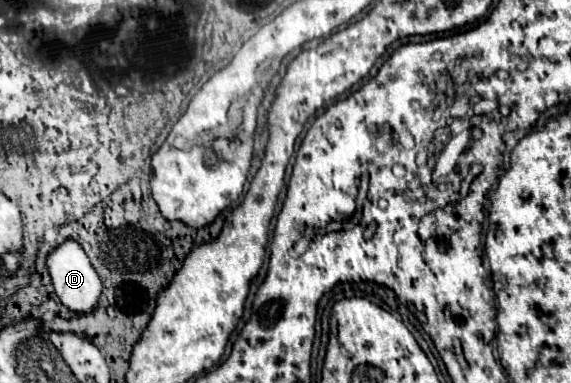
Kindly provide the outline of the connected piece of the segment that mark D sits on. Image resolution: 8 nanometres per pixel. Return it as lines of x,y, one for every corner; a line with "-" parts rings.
66,239
58,247
54,247
46,257
46,265
48,265
50,277
52,277
52,285
54,285
56,295
60,297
60,301
70,311
88,313
88,311
96,309
100,293
102,293
102,283
100,283
100,277
98,277
96,269
92,267
86,251
82,249
82,245
78,241

